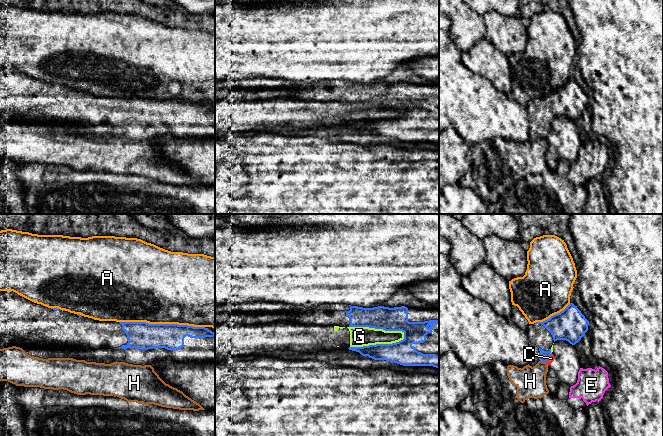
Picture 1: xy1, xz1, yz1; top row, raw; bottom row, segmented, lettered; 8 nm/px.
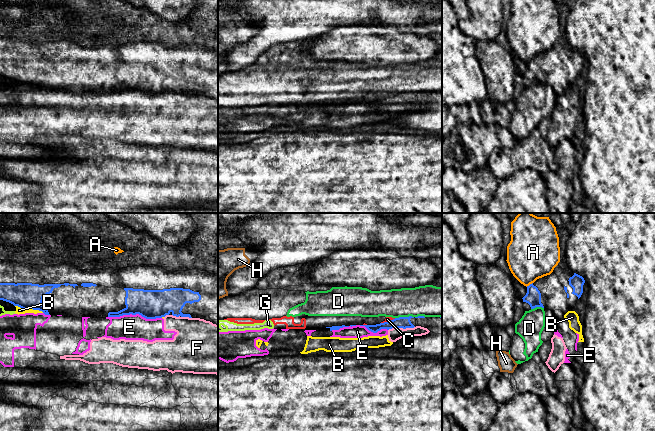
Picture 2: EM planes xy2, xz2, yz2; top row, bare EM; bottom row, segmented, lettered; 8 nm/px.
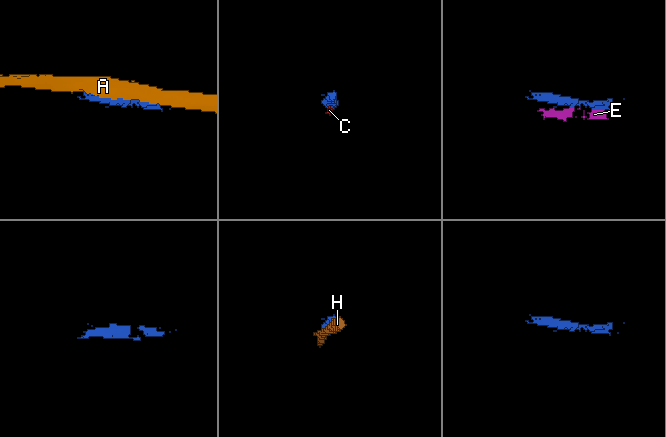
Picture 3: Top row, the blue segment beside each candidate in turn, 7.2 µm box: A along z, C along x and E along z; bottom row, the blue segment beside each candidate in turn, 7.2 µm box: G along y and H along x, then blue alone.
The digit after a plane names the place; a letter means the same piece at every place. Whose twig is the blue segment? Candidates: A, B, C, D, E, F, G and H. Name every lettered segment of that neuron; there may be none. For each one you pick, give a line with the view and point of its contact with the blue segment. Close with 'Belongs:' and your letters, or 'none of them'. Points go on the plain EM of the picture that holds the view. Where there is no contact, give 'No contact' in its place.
Belongs: none of them

